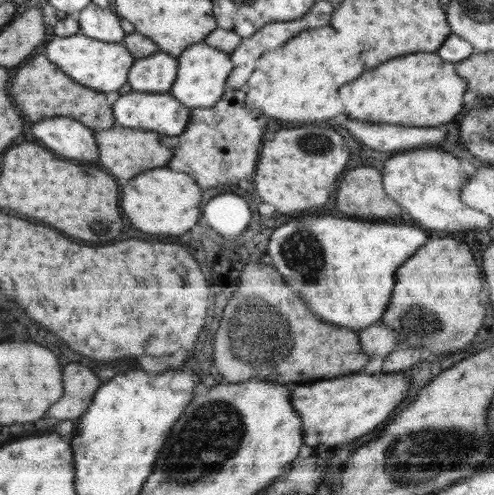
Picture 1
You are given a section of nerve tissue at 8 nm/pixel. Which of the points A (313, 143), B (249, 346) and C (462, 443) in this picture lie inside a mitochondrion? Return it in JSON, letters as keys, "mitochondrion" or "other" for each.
{"A":"mitochondrion","B":"mitochondrion","C":"mitochondrion"}

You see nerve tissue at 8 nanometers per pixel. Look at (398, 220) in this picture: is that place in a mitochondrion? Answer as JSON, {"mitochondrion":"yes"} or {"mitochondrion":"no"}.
{"mitochondrion":"no"}

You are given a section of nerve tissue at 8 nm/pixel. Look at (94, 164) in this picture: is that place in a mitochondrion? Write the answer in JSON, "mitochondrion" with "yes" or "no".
{"mitochondrion":"no"}

